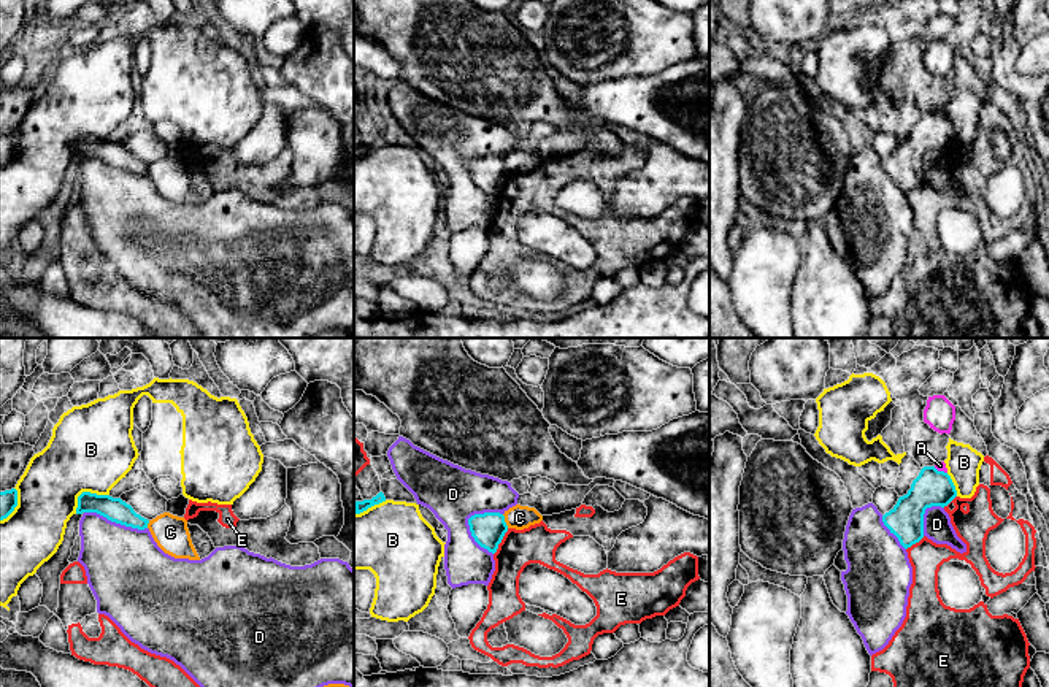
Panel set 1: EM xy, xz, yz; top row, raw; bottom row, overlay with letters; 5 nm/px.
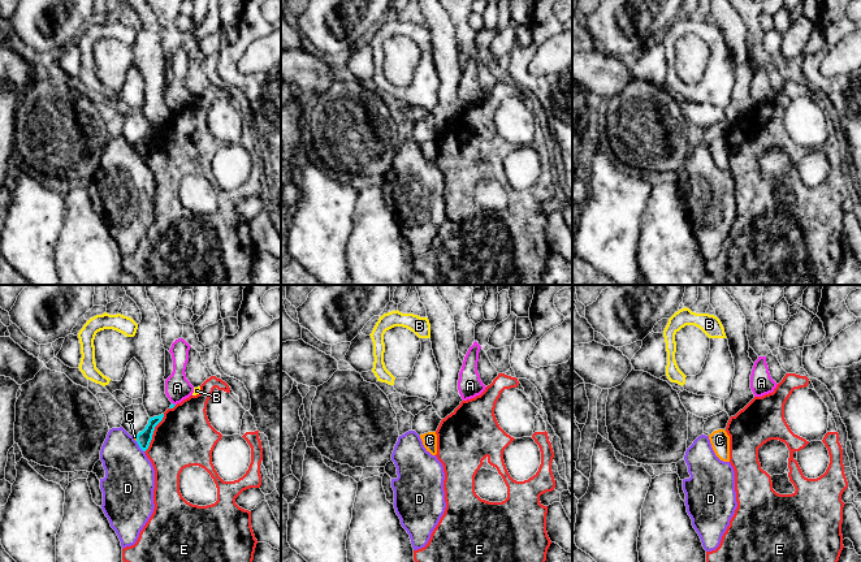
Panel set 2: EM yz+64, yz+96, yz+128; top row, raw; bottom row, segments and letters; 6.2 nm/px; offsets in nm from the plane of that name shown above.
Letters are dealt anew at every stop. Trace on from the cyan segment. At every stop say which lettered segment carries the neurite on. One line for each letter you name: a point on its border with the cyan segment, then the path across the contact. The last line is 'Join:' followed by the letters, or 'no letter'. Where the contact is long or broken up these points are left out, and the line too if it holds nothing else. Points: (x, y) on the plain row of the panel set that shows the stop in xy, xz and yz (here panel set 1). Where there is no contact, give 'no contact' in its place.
Join: no letter

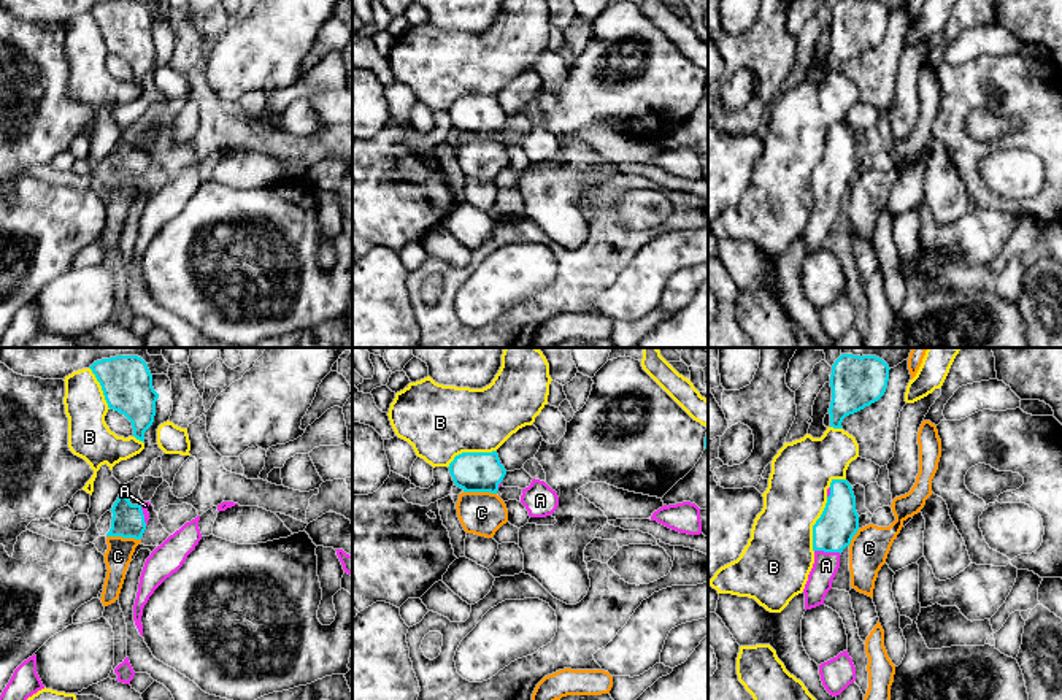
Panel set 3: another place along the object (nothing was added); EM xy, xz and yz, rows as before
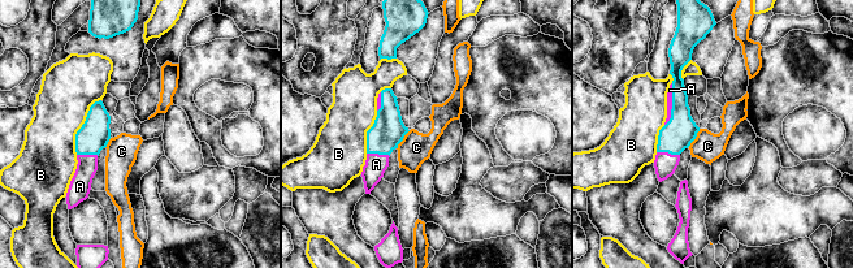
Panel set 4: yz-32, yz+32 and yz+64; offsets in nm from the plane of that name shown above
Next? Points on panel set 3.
A: yz (827, 196)
Join: A

